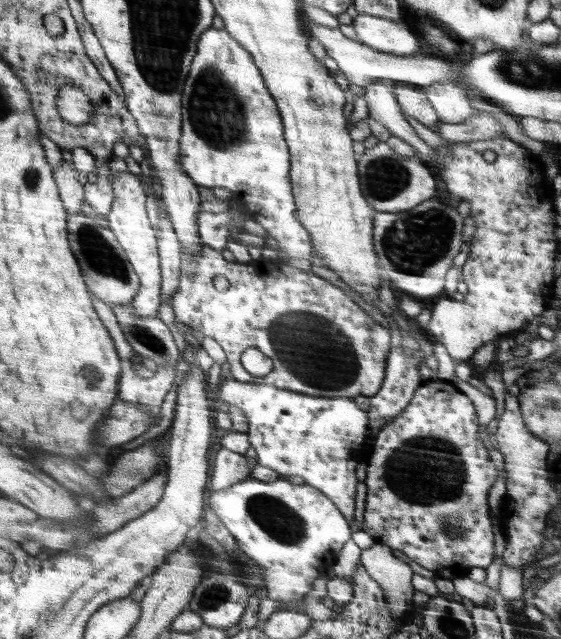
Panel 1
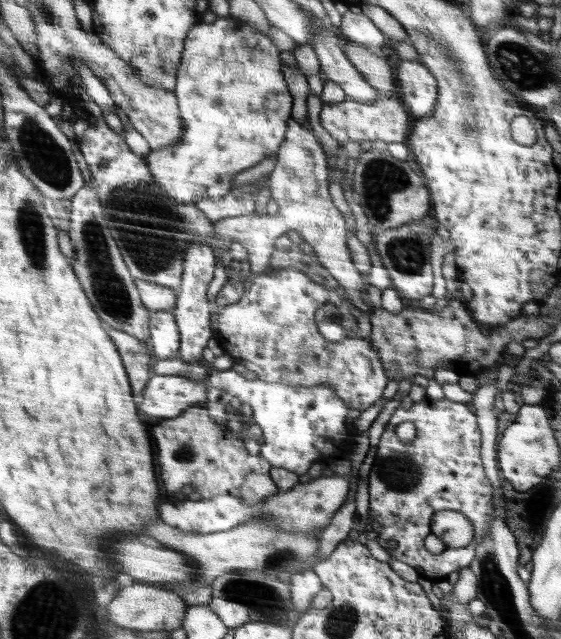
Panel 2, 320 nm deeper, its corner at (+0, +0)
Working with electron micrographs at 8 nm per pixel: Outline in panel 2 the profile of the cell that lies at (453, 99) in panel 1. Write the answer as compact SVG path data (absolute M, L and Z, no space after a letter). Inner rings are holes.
M403 60L396 70L396 92L412 117L432 116L437 98L437 79L420 60Z

